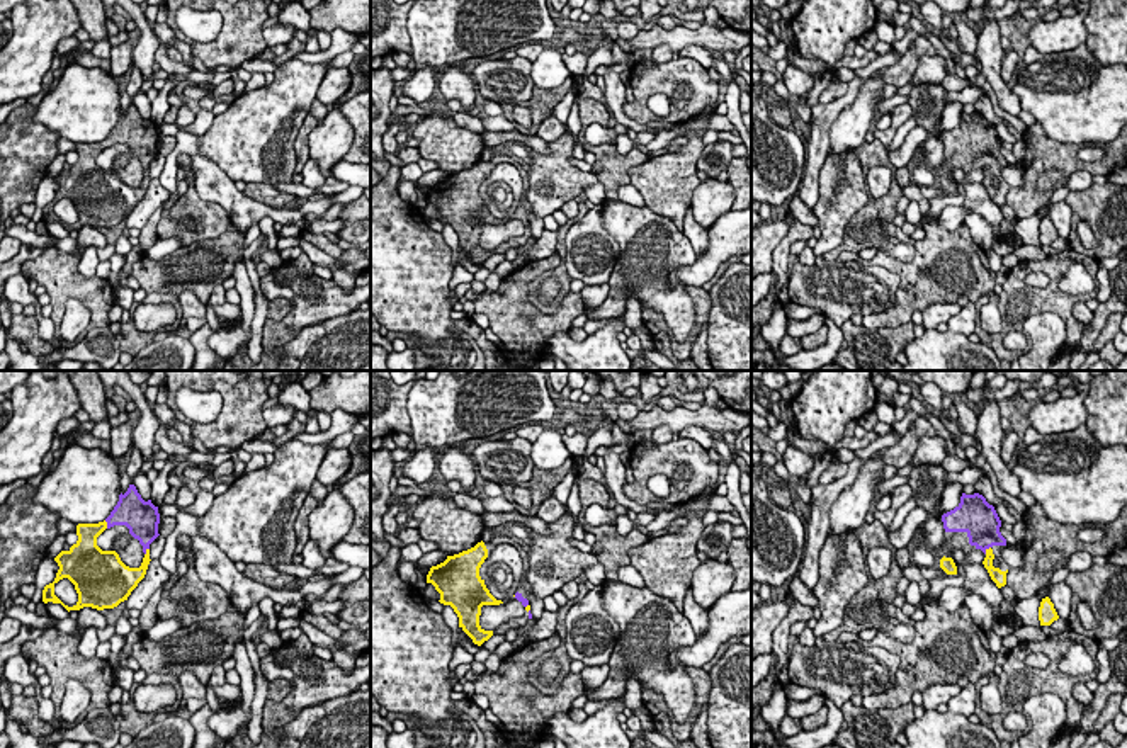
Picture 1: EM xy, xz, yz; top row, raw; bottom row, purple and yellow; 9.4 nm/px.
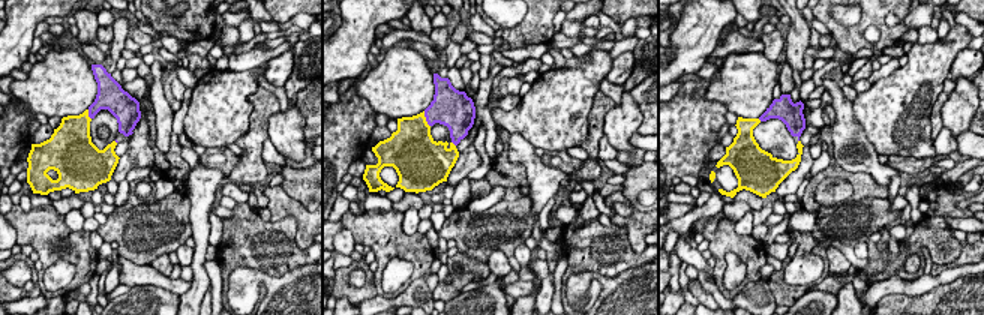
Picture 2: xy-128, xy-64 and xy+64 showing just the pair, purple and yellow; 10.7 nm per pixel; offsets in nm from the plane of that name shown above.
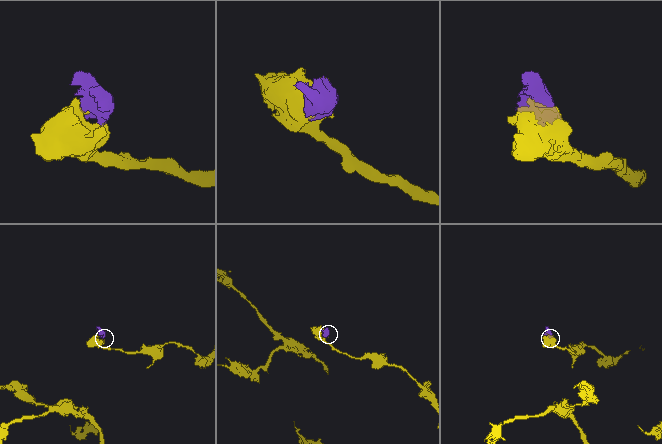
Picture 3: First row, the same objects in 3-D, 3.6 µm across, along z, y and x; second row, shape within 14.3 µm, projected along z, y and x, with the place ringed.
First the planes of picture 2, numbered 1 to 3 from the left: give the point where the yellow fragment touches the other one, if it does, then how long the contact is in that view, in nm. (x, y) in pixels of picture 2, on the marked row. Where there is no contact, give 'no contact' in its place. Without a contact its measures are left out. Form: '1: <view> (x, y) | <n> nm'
1: xy-128 (89, 114) | 120 nm
2: xy-64 (426, 119) | 190 nm
3: no contact

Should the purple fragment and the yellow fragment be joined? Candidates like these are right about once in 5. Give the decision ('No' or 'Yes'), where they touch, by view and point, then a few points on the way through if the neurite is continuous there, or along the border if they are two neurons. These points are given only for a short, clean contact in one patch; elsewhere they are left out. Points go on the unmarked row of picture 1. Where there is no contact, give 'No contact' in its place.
Yes. Touches purple at yz (988, 167)

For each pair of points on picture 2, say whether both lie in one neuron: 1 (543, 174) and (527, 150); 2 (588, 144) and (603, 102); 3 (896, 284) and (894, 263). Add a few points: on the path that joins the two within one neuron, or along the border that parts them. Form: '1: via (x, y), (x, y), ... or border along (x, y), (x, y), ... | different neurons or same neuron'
1: via (537, 168), (527, 156) | same neuron
2: via (596, 134), (597, 113) | same neuron
3: border along (923, 273), (909, 279), (888, 276), (869, 285) | different neurons

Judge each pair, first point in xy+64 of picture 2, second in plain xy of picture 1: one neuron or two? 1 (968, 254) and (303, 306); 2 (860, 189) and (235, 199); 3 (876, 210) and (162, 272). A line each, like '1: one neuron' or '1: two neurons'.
1: one neuron
2: two neurons
3: one neuron

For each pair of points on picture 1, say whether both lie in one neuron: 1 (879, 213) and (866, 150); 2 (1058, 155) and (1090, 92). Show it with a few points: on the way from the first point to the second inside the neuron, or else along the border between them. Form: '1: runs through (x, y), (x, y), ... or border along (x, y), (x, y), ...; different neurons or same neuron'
1: runs through (893, 196), (893, 169), (883, 160); same neuron
2: border along (1037, 121), (1051, 138), (1076, 145); different neurons

